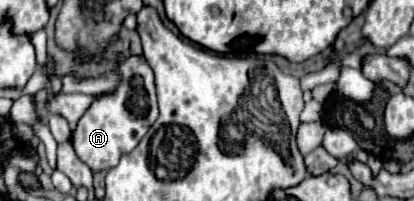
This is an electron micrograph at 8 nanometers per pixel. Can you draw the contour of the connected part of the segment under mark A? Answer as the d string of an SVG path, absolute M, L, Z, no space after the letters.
M117 55L117 73L121 75L119 85L113 93L95 95L89 109L77 121L75 131L71 133L71 143L75 155L89 165L91 171L109 171L121 159L121 155L131 153L137 143L145 137L149 127L155 123L159 115L157 93L155 93L155 77L153 69L141 55Z

